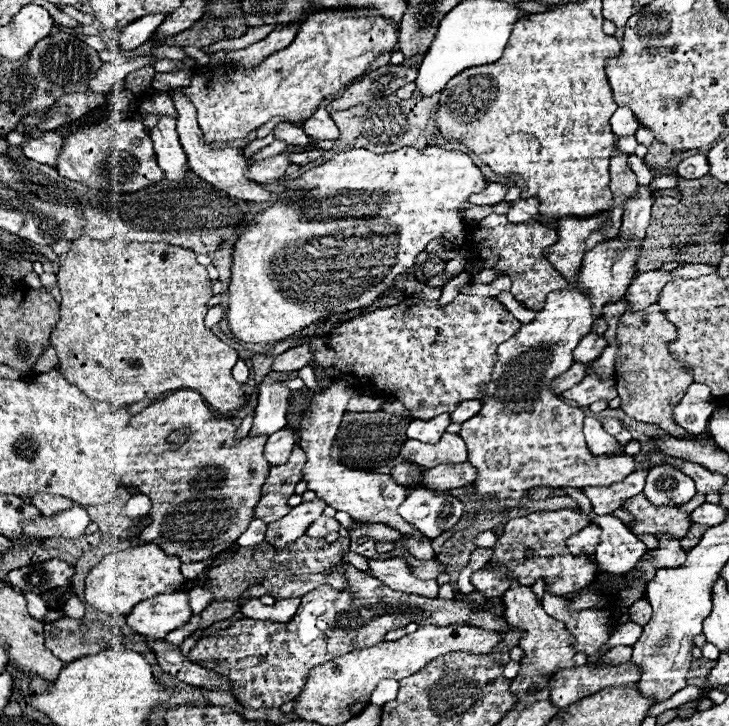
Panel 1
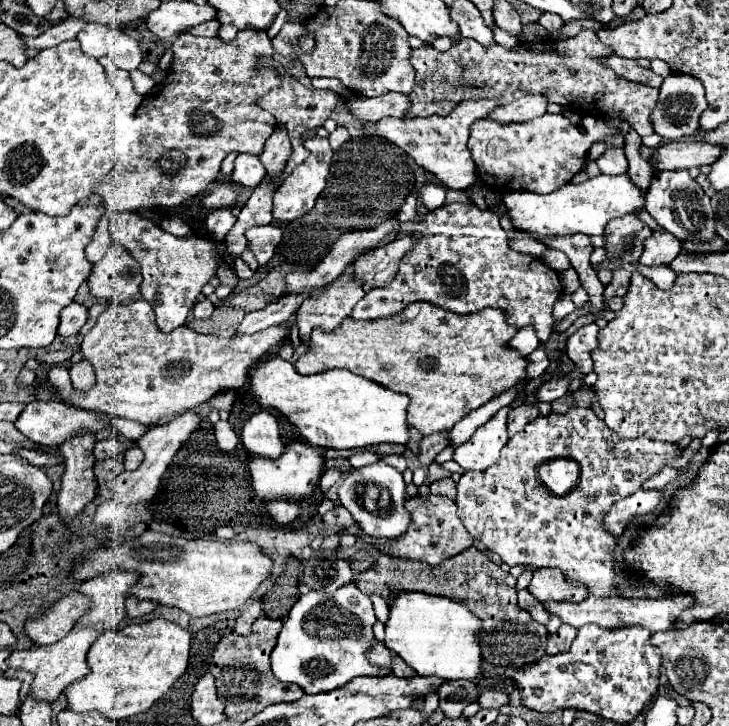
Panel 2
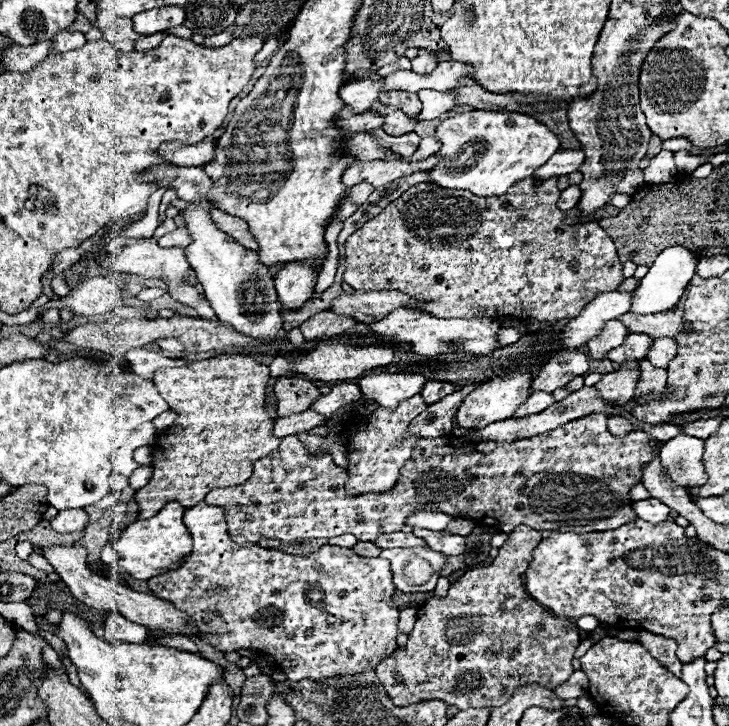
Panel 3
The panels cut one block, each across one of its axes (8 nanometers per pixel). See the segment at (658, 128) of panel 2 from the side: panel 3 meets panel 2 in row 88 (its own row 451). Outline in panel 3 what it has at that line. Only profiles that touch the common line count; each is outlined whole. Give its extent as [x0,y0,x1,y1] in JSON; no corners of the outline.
[660,434,704,488]

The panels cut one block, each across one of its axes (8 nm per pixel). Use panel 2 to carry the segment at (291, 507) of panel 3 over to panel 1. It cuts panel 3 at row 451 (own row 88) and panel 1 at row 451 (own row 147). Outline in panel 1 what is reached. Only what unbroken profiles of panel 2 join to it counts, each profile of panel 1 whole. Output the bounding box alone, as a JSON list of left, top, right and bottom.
[254,446,306,524]

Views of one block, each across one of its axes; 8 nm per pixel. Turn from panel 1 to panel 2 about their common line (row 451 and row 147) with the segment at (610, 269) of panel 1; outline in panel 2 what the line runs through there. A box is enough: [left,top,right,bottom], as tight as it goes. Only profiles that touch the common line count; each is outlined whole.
[468,114,618,194]

